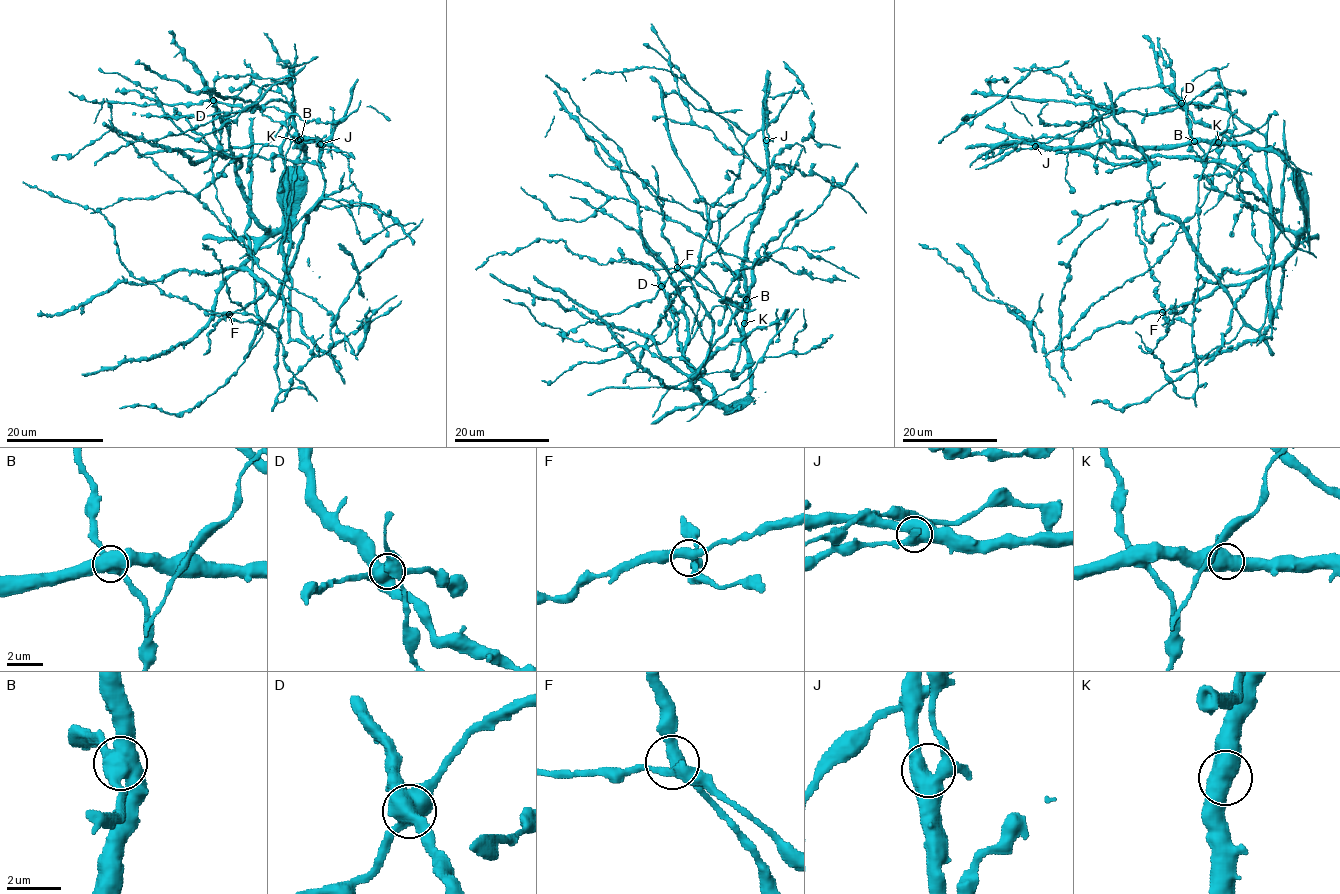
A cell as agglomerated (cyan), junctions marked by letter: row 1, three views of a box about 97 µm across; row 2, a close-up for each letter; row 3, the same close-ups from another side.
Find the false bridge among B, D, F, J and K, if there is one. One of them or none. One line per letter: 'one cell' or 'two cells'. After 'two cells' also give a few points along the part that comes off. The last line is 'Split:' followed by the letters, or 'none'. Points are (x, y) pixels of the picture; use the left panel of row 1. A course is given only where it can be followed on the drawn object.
B: one cell
D: one cell
F: one cell
J: one cell
K: one cell
Split: none

